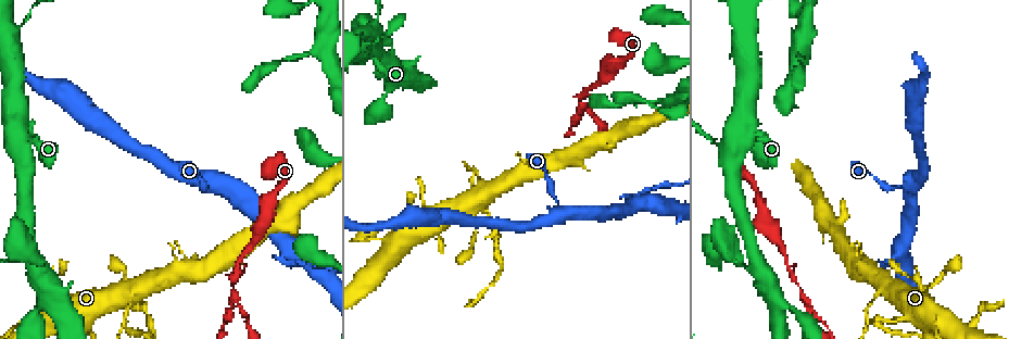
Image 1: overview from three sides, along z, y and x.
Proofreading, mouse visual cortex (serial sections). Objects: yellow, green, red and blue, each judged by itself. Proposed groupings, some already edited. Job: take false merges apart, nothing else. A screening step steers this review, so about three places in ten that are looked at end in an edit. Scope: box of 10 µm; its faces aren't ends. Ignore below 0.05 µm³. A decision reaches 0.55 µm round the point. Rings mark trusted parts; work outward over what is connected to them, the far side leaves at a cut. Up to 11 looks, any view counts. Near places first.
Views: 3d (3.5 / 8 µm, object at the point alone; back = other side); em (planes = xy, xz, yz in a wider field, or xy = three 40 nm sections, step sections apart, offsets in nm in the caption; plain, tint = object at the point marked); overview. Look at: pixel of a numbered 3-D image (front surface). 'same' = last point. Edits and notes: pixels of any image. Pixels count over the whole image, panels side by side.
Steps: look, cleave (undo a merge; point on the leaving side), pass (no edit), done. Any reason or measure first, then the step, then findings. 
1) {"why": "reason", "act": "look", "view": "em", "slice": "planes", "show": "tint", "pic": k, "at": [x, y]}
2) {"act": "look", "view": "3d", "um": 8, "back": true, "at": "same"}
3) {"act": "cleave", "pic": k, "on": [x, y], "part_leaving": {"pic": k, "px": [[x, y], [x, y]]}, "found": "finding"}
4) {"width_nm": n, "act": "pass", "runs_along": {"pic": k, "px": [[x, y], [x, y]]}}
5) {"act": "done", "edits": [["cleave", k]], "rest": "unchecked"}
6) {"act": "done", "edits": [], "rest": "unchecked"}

{"why": "three-way junction", "act": "look", "view": "3d", "um": 3.5, "pic": 1, "at": [134, 292]}

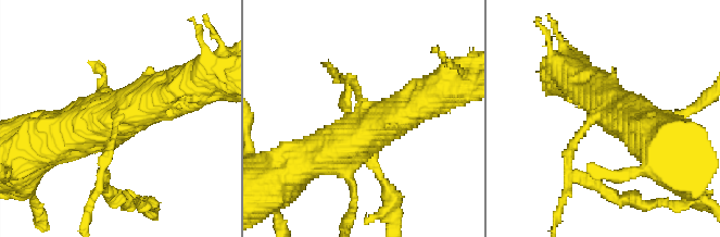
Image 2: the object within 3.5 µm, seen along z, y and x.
{"arms": 3, "arm_widths_nm": [150, 500, 600], "why": "now the EM", "act": "look", "view": "em", "slice": "xy", "step": 5, "show": "tint", "pic": 2, "at": [363, 108]}

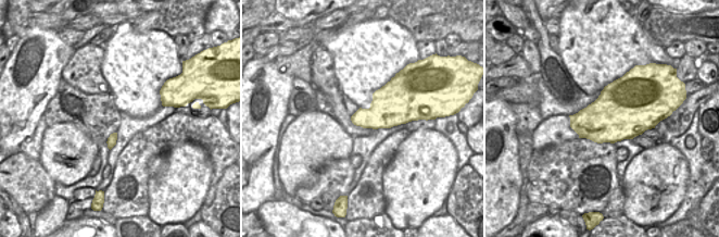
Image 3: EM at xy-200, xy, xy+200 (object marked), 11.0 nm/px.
{"width_nm": 360, "act": "pass", "runs_along": {"pic": 2, "px": [[312, 158], [338, 149], [431, 96]]}, "found": "all the same cell"}

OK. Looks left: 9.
{"why": "branch point", "act": "look", "view": "3d", "um": 3.5, "pic": 1, "at": [808, 301]}

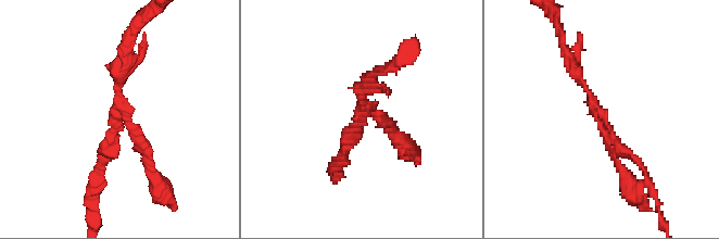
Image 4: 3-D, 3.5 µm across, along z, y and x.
{"arms": 3, "arm_widths_nm": [150, 150, 200], "why": "now the EM", "act": "look", "view": "em", "slice": "xy", "step": 3, "show": "tint", "pic": 4, "at": [367, 111]}

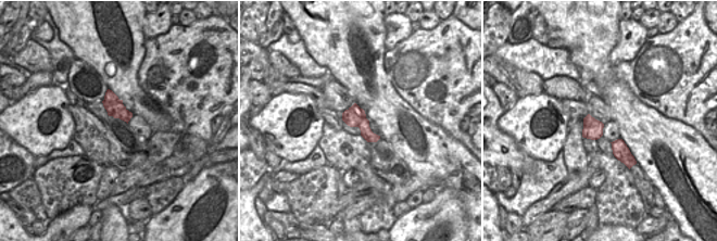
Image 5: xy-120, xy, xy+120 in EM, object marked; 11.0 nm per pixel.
{"act": "cleave", "pic": 4, "on": [144, 153], "part_leaving": {"pic": 4, "px": [[125, 120], [165, 193]]}, "found": "a second cell is stuck on"}

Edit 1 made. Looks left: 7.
{"why": "three arms meet", "act": "look", "view": "3d", "um": 3.5, "pic": 1, "at": [293, 255]}

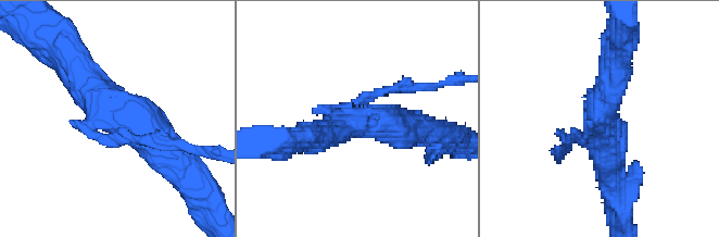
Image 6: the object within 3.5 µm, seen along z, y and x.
{"act": "cleave", "pic": 6, "on": [389, 89], "part_leaving": {"pic": 6, "px": [[356, 103], [386, 89], [450, 82]]}, "found": "two cells meet here"}

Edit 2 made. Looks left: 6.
{"why": "redraw", "act": "look", "view": "overview"}

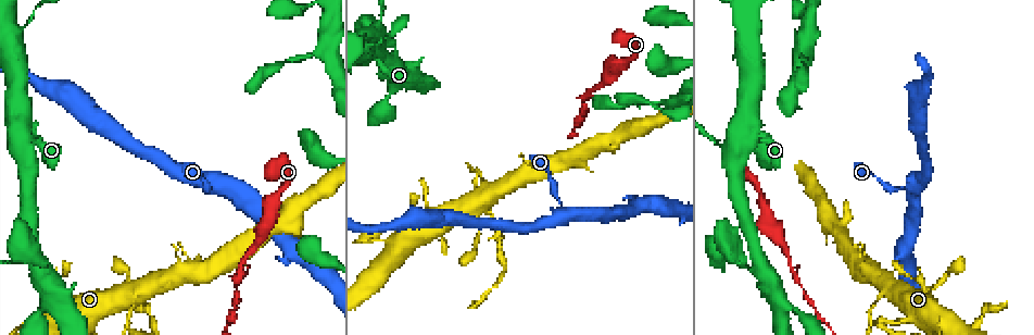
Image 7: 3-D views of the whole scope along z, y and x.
{"why": "narrows sharply", "act": "look", "view": "3d", "um": 8, "pic": 7, "at": [381, 18]}

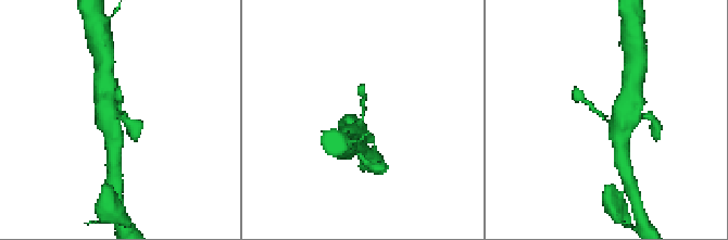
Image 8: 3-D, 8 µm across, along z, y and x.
{"why": "closer look", "act": "look", "view": "3d", "um": 3.5, "at": "same"}

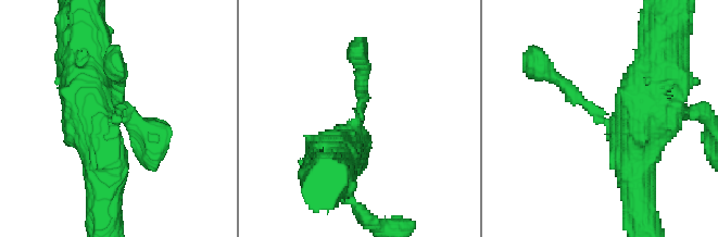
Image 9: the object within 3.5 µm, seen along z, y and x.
{"arm_widths_nm": [200, 700], "why": "shape alone is not enough", "act": "look", "view": "em", "slice": "planes", "show": "tint", "pic": 9, "at": [119, 117]}

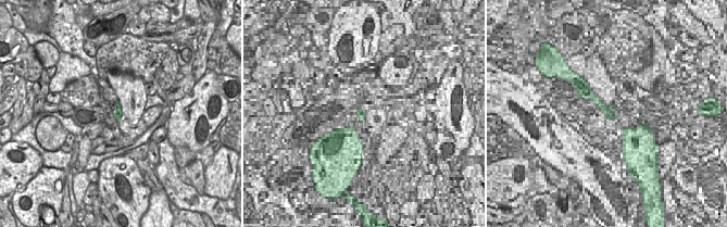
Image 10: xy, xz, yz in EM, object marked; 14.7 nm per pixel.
{"act": "pass", "runs_along": {"pic": 9, "px": [[650, 115], [635, 136], [602, 122], [555, 69]]}, "found": "continuous, no second cell"}

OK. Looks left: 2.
{"act": "done", "edits": [["cleave", 4], ["cleave", 6]], "rest": "unchecked"}

